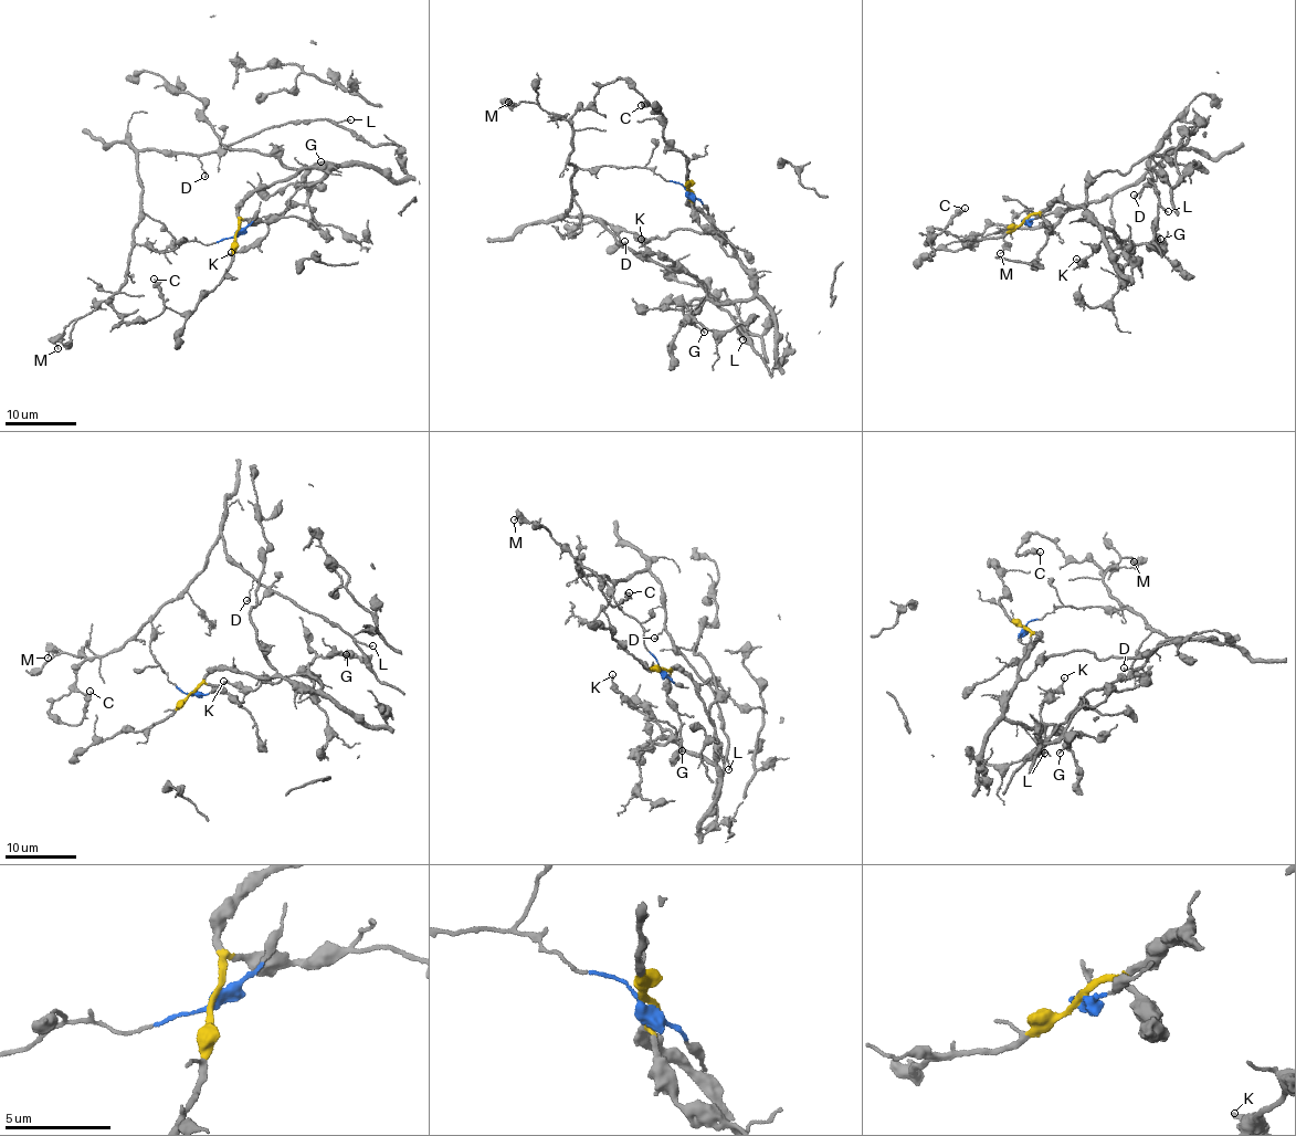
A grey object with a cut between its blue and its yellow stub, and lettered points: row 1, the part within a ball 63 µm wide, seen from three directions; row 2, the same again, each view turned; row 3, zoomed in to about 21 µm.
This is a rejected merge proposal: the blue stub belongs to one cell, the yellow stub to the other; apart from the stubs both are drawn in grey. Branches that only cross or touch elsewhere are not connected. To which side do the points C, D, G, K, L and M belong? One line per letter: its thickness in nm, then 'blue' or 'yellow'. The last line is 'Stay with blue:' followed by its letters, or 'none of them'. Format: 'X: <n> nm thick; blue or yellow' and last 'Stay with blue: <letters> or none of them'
C: 220 nm thick; blue
D: 160 nm thick; blue
G: 160 nm thick; yellow
K: 160 nm thick; yellow
L: 140 nm thick; blue
M: 110 nm thick; blue
Stay with blue: C, D, L, M

